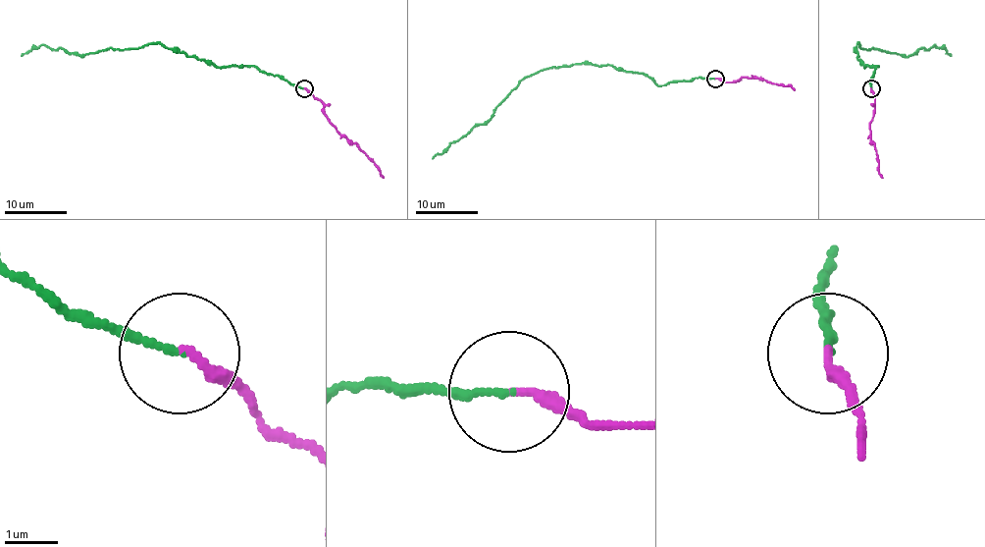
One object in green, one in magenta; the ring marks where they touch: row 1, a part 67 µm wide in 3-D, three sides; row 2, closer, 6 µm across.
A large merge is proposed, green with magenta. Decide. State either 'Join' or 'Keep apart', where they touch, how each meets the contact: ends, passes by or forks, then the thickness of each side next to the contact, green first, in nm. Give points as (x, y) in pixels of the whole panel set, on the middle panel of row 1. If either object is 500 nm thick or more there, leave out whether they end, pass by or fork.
Join. Place: (715, 79). At the ring green ends. At the ring magenta ends. Thickness 120 nm (green) against 180 nm

